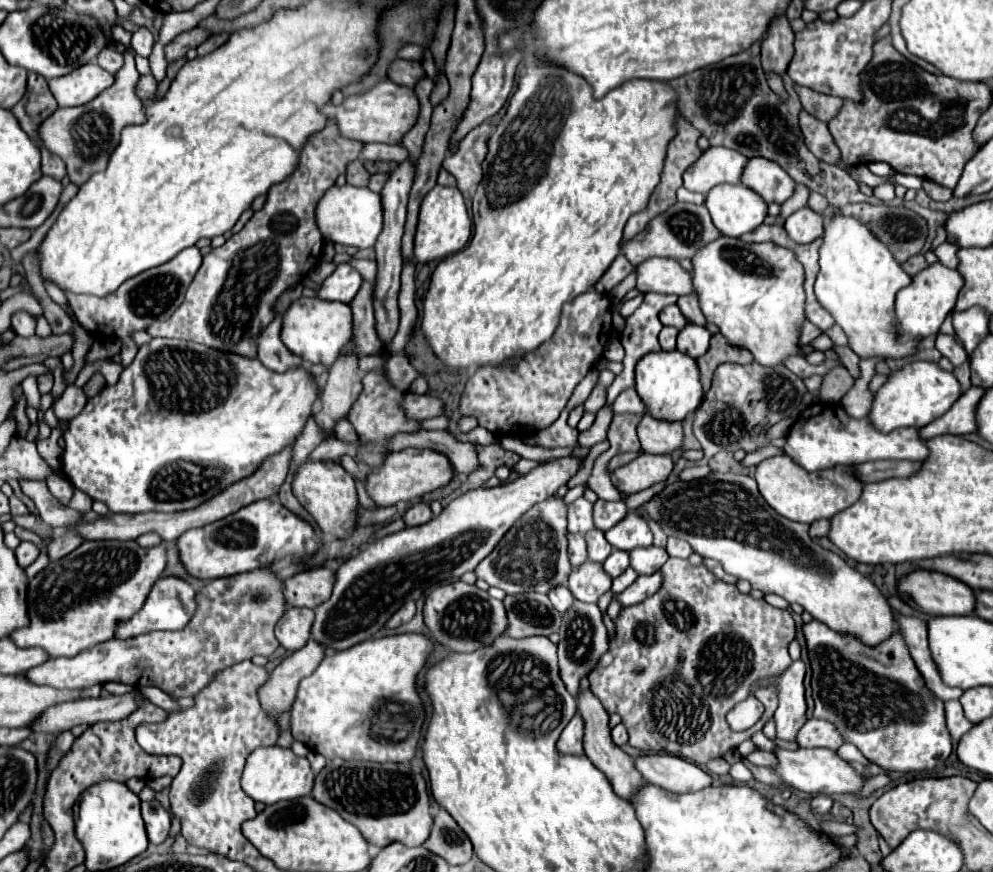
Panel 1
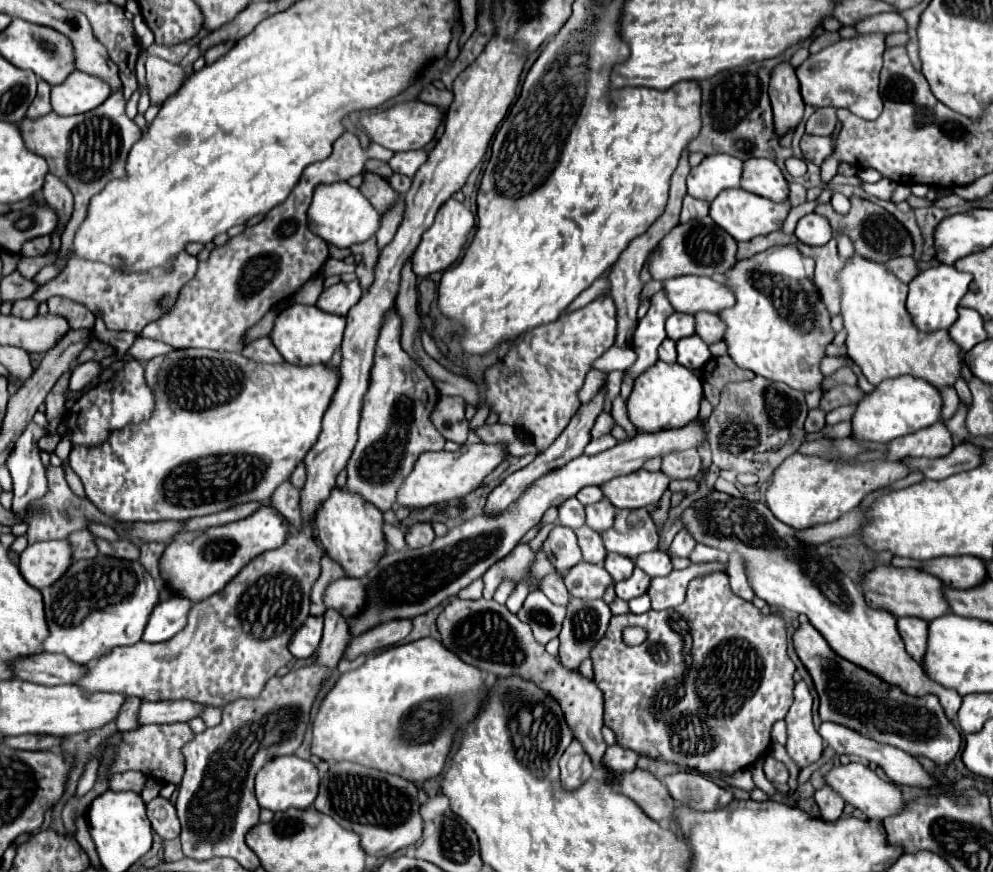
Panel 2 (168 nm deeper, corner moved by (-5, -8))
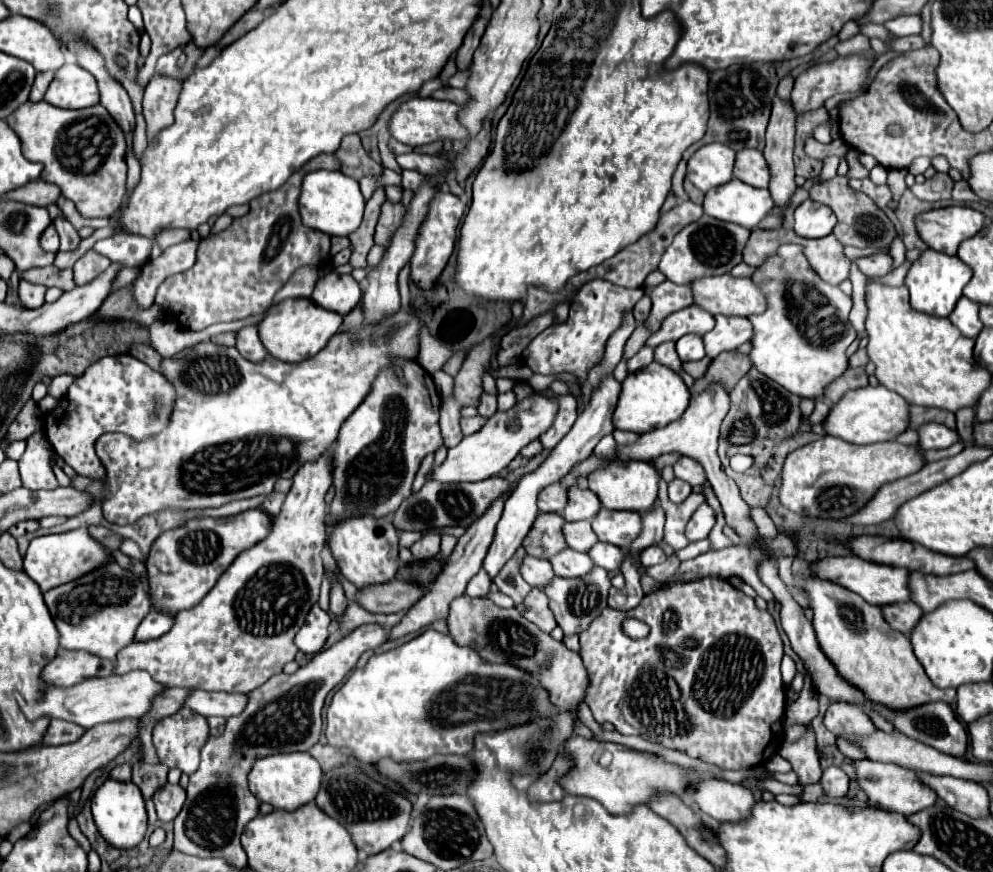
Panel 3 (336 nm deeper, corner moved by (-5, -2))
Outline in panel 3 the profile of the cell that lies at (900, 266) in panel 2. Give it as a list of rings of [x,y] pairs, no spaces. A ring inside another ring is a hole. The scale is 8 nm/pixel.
[[[873,254],[873,256],[865,256],[865,258],[857,258],[855,264],[857,268],[867,276],[867,278],[875,278],[875,276],[885,276],[891,272],[891,256],[889,254]]]

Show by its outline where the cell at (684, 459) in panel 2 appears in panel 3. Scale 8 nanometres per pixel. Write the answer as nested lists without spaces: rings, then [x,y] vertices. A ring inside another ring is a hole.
[[[681,456],[681,460],[673,468],[675,468],[675,476],[685,480],[687,484],[691,484],[693,488],[695,486],[703,486],[707,482],[703,466],[699,466],[699,462],[695,462],[689,456]]]

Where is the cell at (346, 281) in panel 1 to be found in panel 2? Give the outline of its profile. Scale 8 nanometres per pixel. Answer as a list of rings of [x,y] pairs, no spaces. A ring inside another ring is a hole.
[[[357,280],[353,282],[339,282],[331,288],[325,288],[317,300],[317,308],[329,312],[329,314],[337,314],[337,316],[347,316],[347,312],[359,302],[361,298],[361,286]]]

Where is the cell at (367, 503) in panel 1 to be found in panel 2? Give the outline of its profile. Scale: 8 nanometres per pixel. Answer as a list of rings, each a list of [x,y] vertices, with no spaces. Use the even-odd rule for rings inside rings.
[[[385,523],[383,527],[383,532],[385,540],[392,548],[396,550],[401,550],[407,546],[405,541],[405,534],[401,529]]]

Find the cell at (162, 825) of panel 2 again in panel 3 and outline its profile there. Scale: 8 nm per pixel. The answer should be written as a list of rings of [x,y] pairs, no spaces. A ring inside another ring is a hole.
[[[165,784],[153,794],[153,802],[157,808],[157,816],[161,822],[171,822],[181,812],[185,802],[185,790],[179,784]]]

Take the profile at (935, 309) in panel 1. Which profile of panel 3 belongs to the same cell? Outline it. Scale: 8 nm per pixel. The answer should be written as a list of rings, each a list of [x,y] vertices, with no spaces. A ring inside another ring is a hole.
[[[927,248],[911,264],[911,268],[905,276],[905,286],[911,294],[911,306],[917,312],[925,312],[925,314],[933,314],[933,316],[949,316],[969,280],[971,280],[971,268],[965,262],[961,262],[957,256],[947,256],[943,252],[935,252],[931,248]]]

